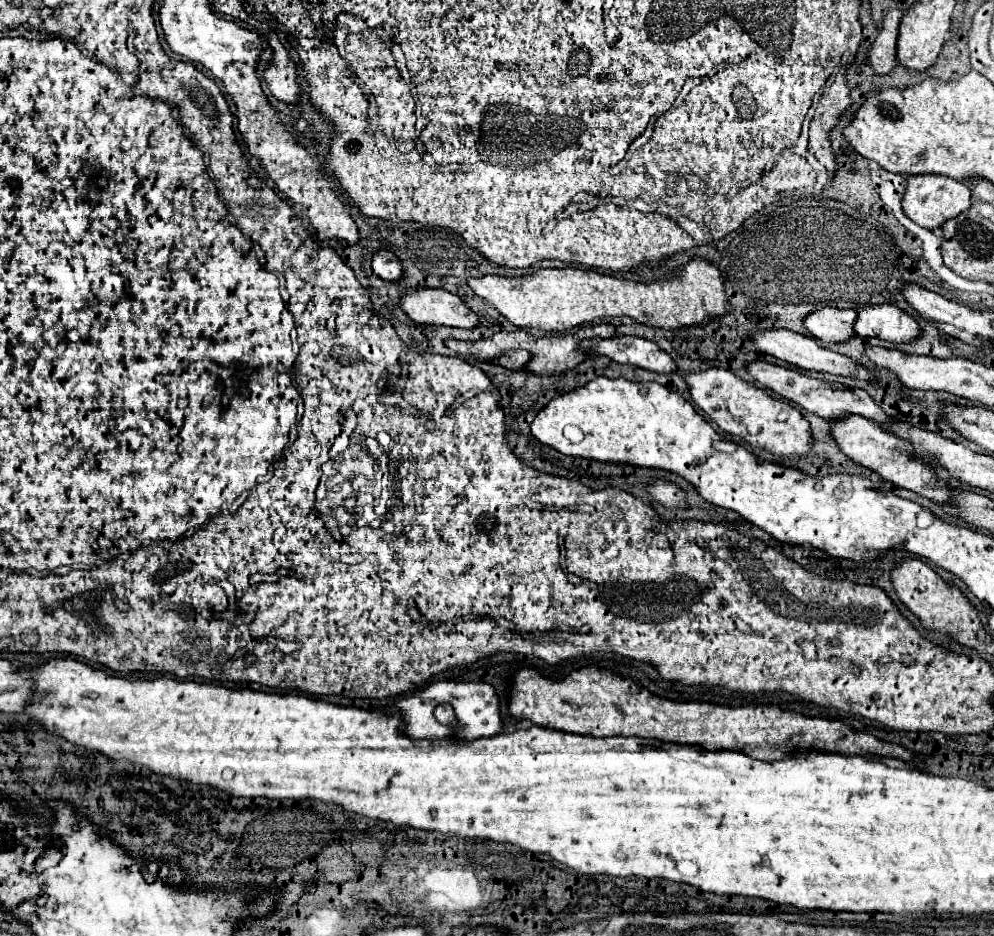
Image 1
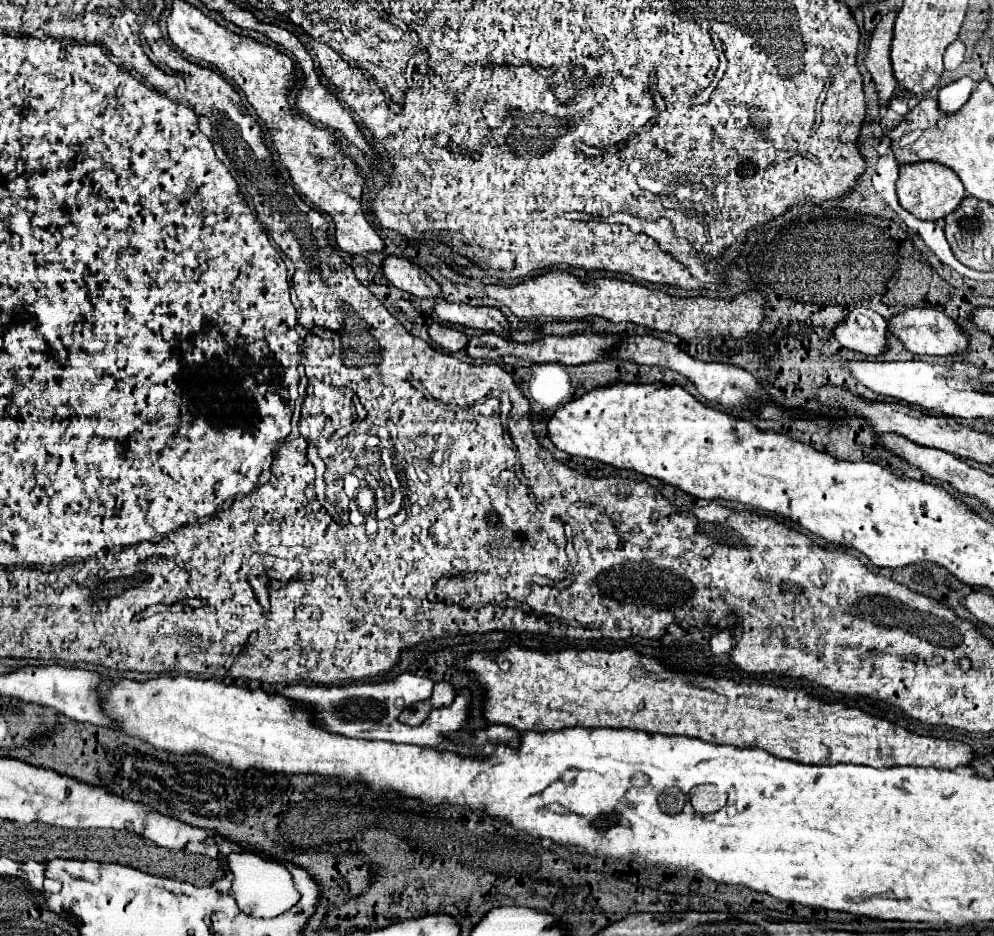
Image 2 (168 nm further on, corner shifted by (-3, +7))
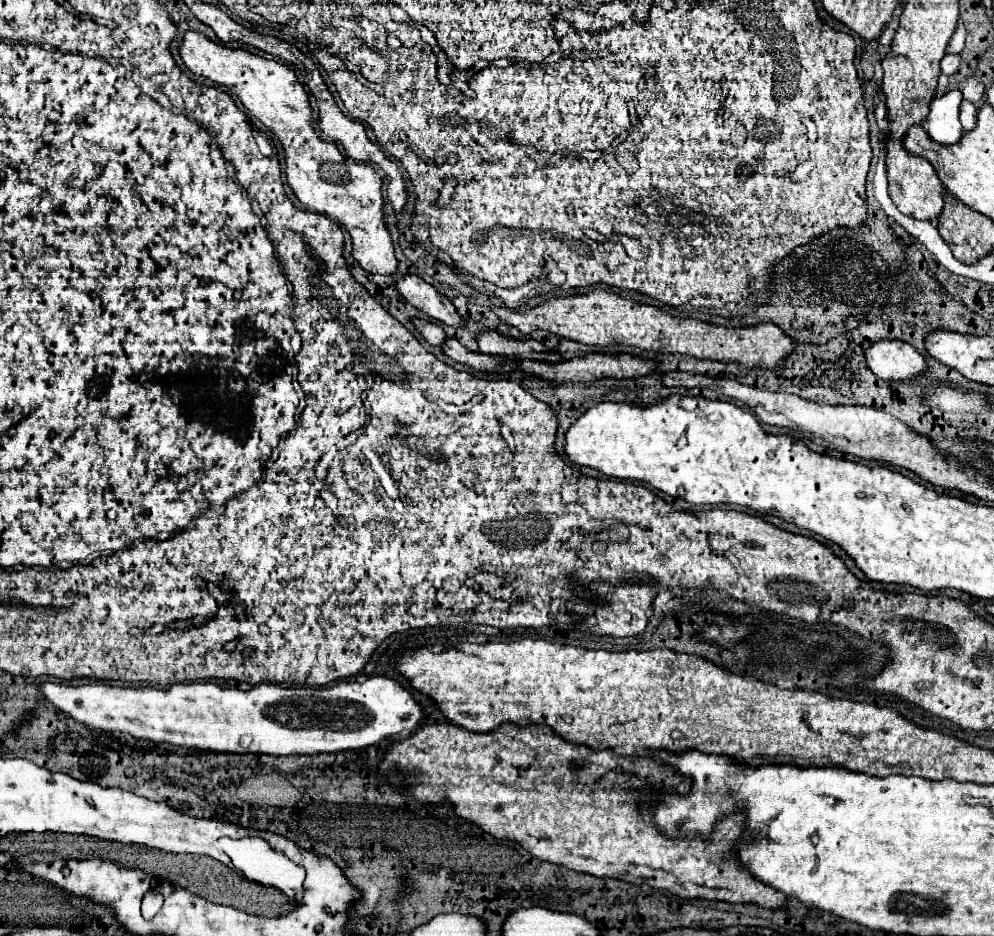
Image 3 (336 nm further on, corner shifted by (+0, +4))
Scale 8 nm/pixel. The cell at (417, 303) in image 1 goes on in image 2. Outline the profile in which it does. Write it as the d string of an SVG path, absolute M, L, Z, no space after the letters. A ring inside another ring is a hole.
M439 301L433 309L439 321L451 325L465 325L473 329L493 329L495 333L507 333L509 323L497 307L473 307L467 303L449 303Z

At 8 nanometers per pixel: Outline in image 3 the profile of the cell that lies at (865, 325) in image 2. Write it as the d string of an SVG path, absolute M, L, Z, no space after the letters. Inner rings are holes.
M880 340L866 350L870 370L888 382L912 382L928 370L924 356L900 340Z

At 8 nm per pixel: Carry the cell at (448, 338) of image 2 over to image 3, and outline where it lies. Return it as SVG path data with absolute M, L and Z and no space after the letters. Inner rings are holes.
M410 318L410 320L428 344L432 344L432 346L442 346L444 344L446 336L444 336L444 330L438 324L434 324L430 320L422 320L422 318Z

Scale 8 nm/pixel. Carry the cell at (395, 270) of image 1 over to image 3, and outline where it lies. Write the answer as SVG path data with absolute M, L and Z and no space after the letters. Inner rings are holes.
M404 276L396 282L396 290L420 312L446 324L446 326L466 326L464 318L456 312L452 302L442 296L434 286L426 284L420 276Z

